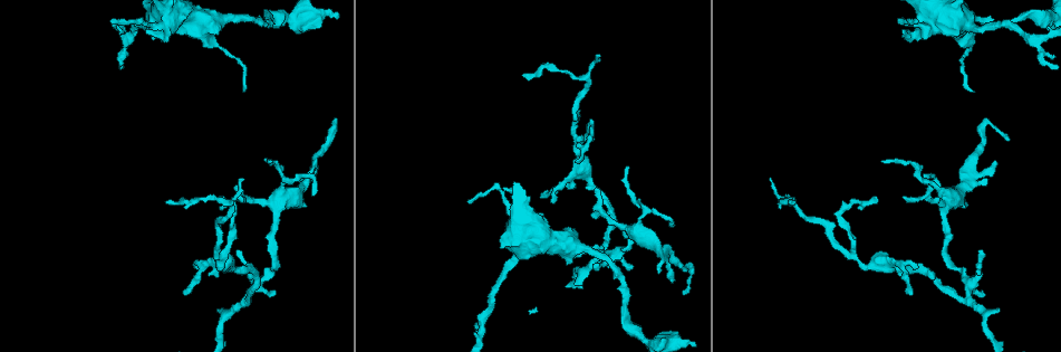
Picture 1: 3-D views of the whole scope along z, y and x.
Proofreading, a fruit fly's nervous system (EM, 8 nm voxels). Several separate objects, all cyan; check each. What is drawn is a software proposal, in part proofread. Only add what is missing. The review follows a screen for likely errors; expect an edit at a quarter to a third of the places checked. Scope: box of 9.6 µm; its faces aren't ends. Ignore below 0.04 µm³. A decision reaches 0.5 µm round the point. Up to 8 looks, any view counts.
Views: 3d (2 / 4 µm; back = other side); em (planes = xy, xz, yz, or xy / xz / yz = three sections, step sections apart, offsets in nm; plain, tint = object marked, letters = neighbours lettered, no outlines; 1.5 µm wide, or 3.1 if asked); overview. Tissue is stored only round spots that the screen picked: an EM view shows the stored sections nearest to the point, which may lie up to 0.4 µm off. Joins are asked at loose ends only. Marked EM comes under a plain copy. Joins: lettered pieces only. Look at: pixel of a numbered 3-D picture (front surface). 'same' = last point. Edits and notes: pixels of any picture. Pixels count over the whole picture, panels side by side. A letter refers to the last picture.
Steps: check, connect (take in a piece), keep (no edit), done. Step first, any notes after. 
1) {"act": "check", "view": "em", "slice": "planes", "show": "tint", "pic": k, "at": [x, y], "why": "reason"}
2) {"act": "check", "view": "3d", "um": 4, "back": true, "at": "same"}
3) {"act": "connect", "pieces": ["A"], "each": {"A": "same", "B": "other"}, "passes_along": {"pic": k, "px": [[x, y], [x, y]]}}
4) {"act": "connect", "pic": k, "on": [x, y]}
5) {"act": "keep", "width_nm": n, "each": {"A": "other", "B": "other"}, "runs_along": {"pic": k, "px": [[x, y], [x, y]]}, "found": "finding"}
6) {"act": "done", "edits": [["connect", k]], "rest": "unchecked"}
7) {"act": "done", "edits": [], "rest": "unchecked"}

{"act": "check", "view": "3d", "um": 4, "back": true, "pic": 1, "at": [596, 54], "why": "an open end"}

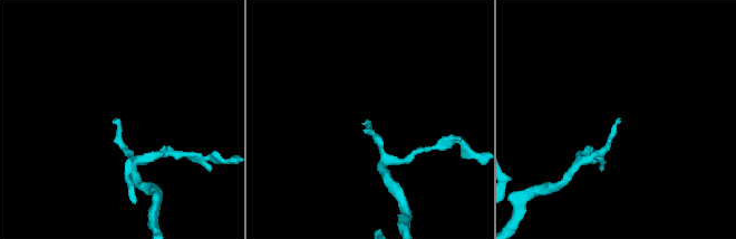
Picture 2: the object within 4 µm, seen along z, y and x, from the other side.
{"act": "check", "view": "em", "slice": "xz", "step": 4, "show": "tint", "pic": 2, "at": [618, 120]}

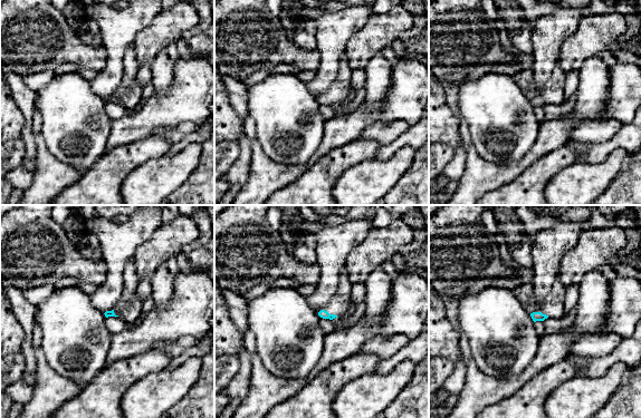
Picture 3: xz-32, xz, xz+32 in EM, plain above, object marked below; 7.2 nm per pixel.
{"act": "check", "view": "em", "slice": "planes", "show": "letters", "at": "same"}

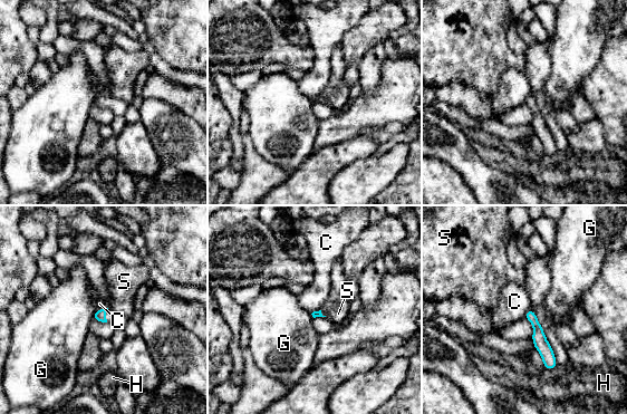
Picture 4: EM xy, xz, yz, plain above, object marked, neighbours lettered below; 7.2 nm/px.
{"act": "keep", "each": {"C": "other", "G": "other", "H": "other", "S": "other"}, "border": {"pic": 4, "px": [[107, 307], [100, 308], [96, 313]]}, "found": "none of them fits"}

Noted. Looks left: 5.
{"act": "check", "view": "em", "slice": "planes", "show": "letters", "pic": 1, "at": [790, 203], "why": "thin end"}

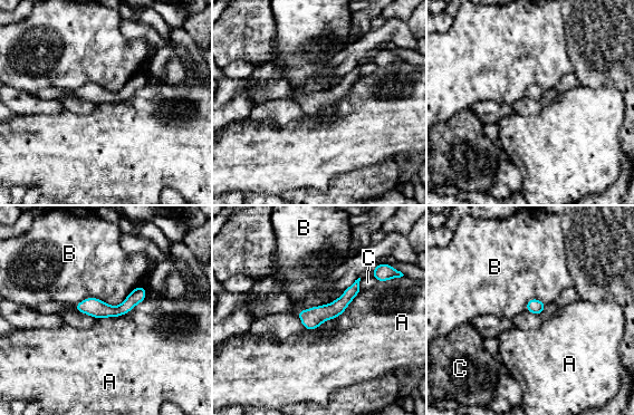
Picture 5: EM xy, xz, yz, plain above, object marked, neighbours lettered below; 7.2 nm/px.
{"act": "keep", "width_nm": 110, "each": {"A": "other", "B": "other", "C": "other"}, "border": {"pic": 5, "px": [[361, 289], [338, 316], [305, 329]]}, "found": "no lettered piece goes on from it"}

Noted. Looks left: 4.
{"act": "check", "view": "em", "slice": "xy", "step": 4, "show": "tint", "pic": 1, "at": [904, 196], "why": "thin end"}

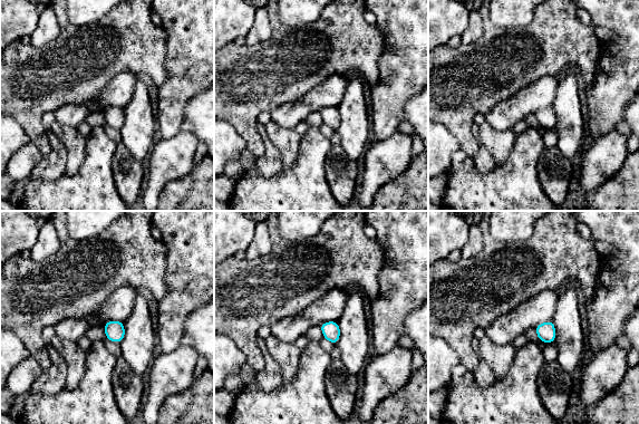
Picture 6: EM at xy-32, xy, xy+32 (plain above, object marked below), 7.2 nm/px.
{"act": "check", "view": "em", "slice": "yz", "step": 4, "show": "letters", "at": "same", "why": "cut it another way"}

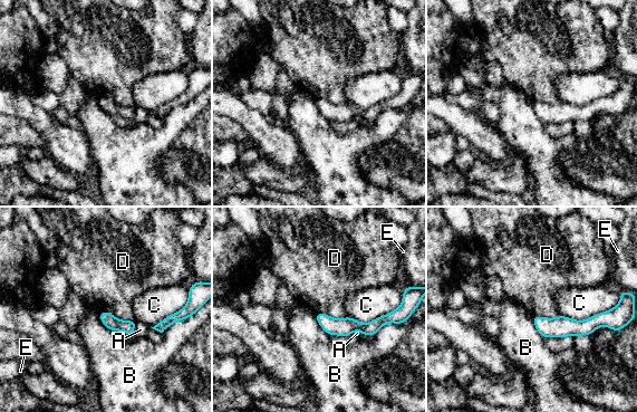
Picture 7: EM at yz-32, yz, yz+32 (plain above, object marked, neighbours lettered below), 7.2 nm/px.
{"act": "connect", "pieces": ["A"], "each": {"A": "same", "B": "other", "C": "other", "D": "other", "E": "other"}, "passes_along": {"pic": 7, "px": [[108, 319], [134, 328], [141, 329]]}, "found": "it goes on there"}

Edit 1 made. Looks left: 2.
{"act": "done", "edits": [["connect", 7]], "rest": "unchecked"}

